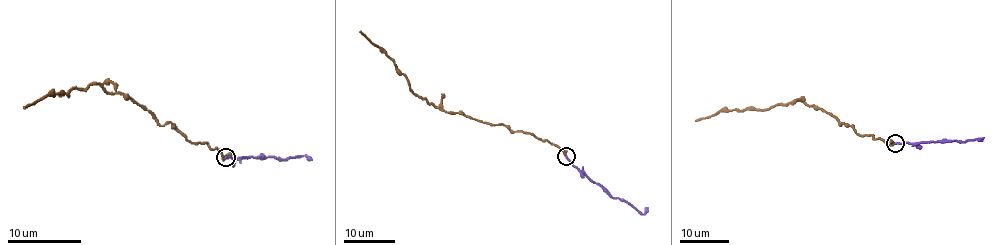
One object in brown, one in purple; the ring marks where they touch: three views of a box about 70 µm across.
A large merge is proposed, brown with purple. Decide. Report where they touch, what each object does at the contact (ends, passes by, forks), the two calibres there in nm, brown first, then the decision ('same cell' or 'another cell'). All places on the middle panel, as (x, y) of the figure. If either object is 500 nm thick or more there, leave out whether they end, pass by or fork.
place (566, 156); brown passes by; purple ends; calibres 240 and 140 nm; same cell

